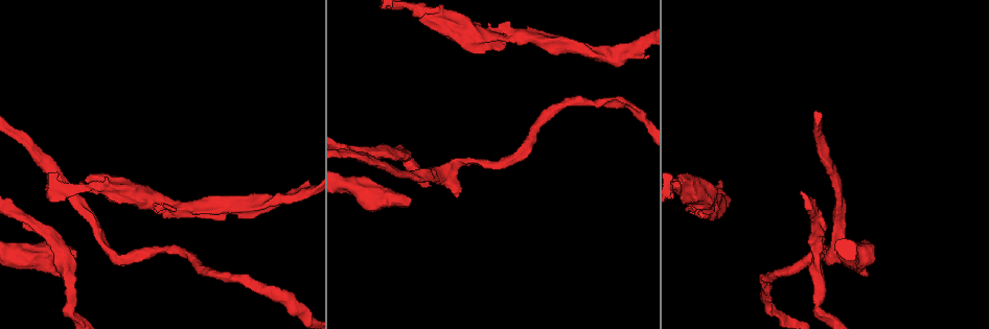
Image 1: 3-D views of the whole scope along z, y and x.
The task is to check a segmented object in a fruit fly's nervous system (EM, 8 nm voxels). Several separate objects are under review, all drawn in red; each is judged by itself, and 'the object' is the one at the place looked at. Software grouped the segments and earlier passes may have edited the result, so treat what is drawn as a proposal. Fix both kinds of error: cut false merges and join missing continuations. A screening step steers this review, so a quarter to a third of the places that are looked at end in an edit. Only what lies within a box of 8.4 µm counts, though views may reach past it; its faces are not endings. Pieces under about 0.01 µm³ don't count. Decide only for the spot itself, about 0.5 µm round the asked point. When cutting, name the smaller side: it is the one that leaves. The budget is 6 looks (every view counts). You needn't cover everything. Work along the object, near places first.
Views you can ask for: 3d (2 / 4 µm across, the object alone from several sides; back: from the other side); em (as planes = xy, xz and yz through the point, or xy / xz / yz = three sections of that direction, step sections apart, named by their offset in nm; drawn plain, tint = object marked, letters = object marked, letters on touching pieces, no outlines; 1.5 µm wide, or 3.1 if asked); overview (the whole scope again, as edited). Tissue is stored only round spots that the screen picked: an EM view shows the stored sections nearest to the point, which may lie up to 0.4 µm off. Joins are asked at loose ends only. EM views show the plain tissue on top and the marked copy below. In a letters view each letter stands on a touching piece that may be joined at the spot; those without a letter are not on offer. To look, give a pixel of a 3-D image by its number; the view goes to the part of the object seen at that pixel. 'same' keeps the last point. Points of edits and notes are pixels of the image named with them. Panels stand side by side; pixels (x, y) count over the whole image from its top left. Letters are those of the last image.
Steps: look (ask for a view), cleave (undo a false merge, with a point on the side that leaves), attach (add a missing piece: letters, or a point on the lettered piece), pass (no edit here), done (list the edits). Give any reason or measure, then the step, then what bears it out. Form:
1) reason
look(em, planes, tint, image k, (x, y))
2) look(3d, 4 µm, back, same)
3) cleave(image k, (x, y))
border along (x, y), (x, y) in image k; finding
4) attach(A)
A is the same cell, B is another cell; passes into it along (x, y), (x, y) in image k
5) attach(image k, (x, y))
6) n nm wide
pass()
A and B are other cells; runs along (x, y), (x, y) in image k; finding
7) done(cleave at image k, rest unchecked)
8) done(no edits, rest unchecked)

thin end
look(em, planes, letters, image 1, (123, 266))

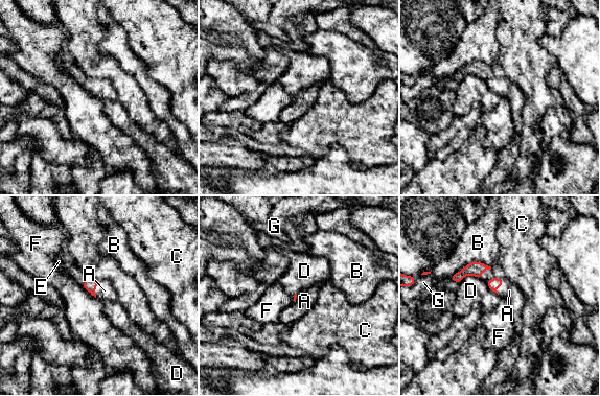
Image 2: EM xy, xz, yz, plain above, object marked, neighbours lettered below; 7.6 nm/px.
attach(A)
A is the same cell, B, C, D, E, F and G are other cells; passes into it along (90, 283), (94, 288), (105, 290) in image 2; the neuron continues

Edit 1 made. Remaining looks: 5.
redraw
look(overview)

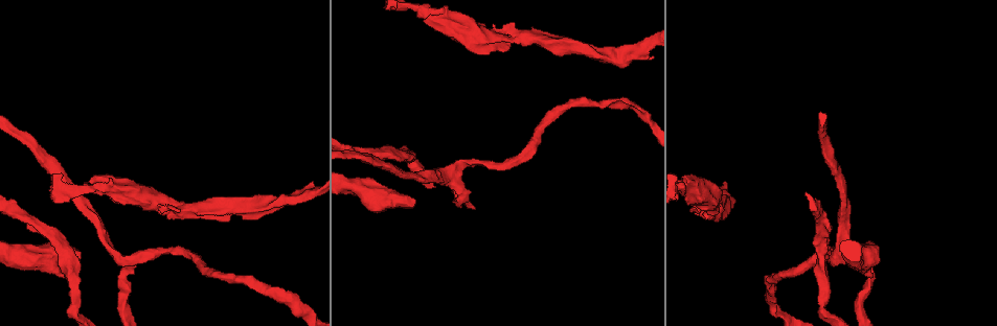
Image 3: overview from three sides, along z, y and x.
abrupt turn
look(em, planes, letters, image 3, (819, 313))

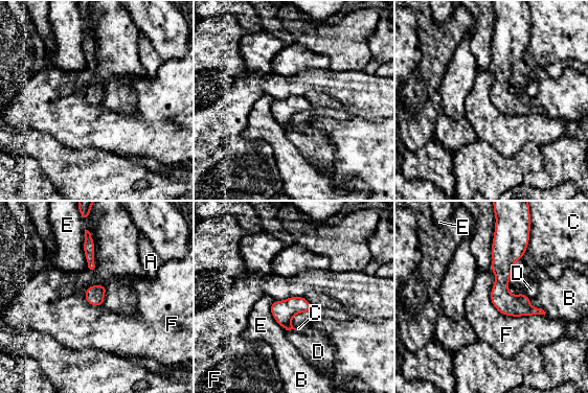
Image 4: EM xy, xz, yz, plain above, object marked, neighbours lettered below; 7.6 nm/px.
pass()
A, B, C, D, E and F are other cells; runs along (500, 238), (502, 292), (540, 311) in image 4; all the same neuron

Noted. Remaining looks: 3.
done(attach at image 2, rest unchecked)

